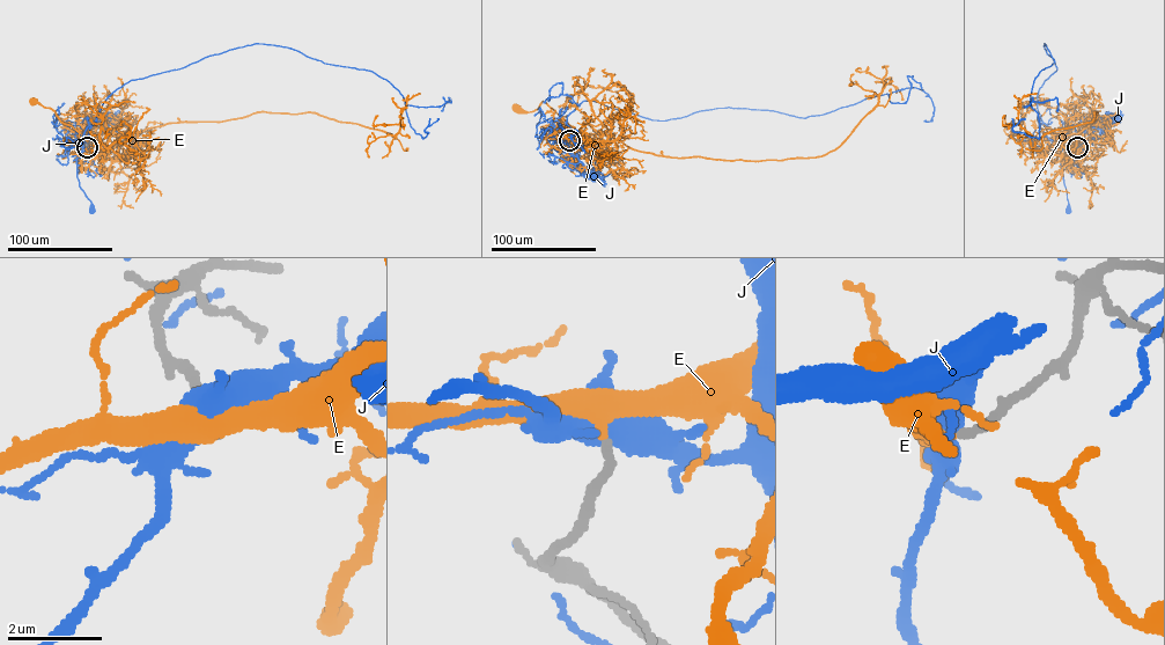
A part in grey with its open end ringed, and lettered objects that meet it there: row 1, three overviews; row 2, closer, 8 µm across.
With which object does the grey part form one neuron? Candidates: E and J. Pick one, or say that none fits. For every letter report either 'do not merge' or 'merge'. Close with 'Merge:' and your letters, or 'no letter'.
E: merge
J: do not merge
Merge: E

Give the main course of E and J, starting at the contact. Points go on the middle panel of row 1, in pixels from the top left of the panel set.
E: (569, 140), (581, 134), (544, 102), (532, 111), (516, 109)
J: (569, 140), (573, 139), (572, 131), (562, 130), (559, 125), (575, 132)

